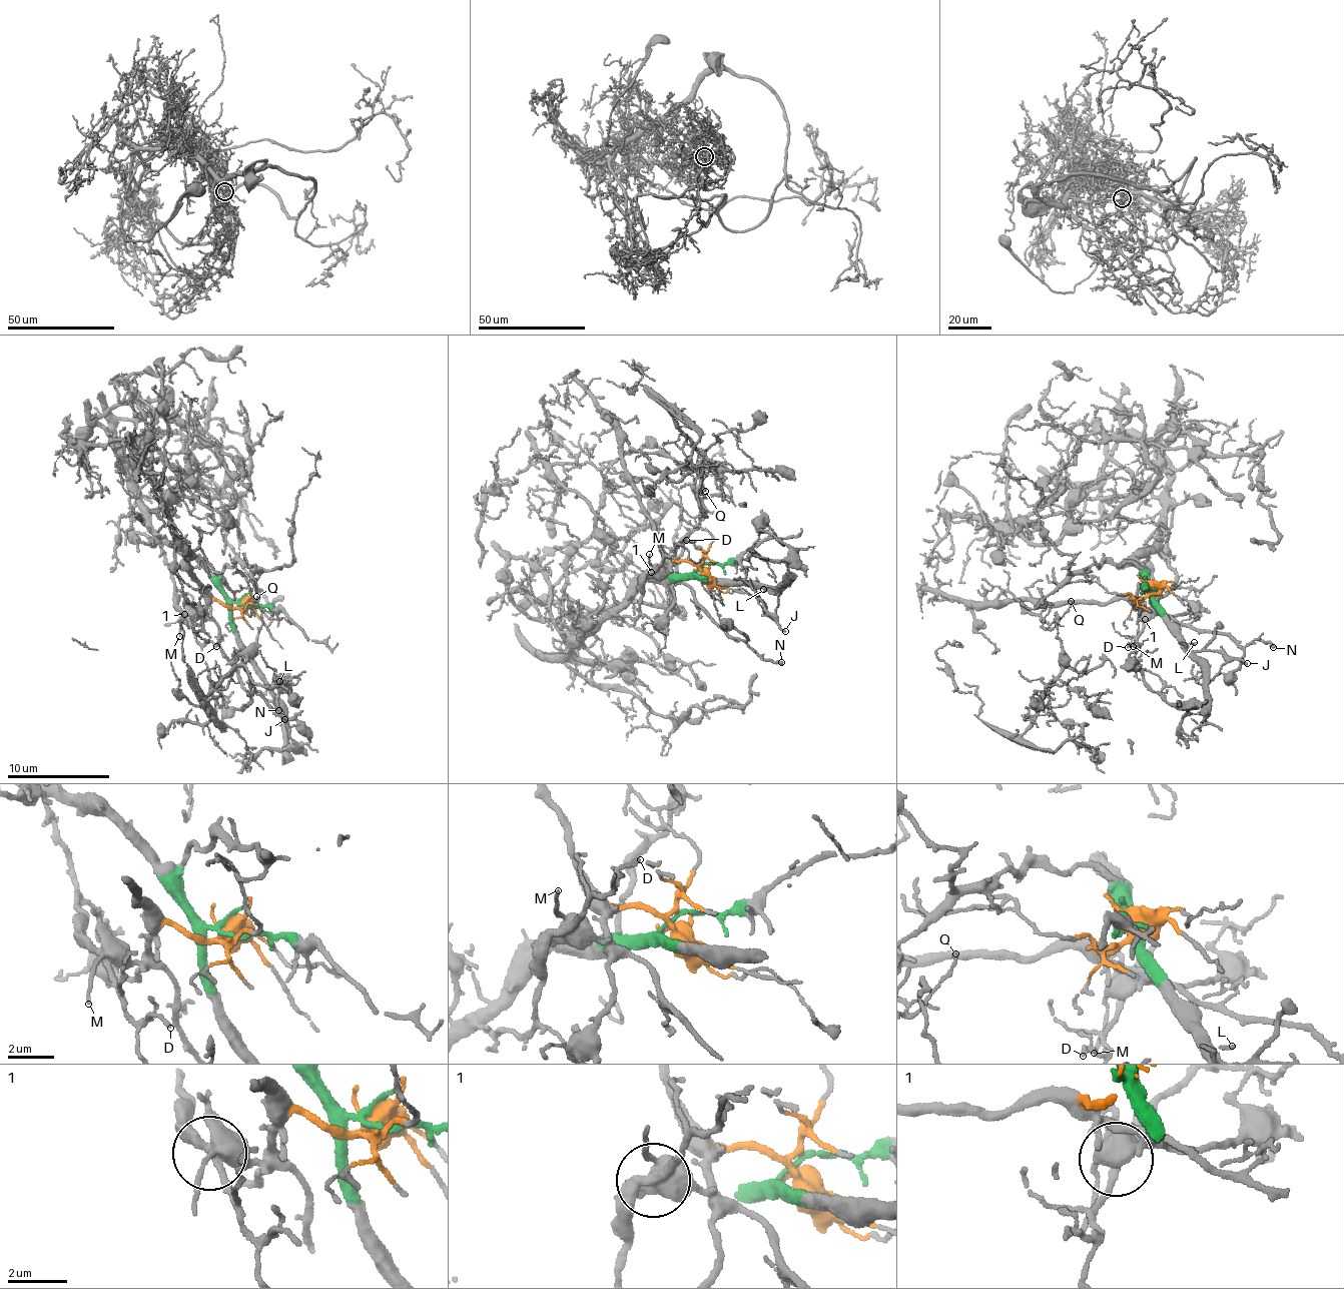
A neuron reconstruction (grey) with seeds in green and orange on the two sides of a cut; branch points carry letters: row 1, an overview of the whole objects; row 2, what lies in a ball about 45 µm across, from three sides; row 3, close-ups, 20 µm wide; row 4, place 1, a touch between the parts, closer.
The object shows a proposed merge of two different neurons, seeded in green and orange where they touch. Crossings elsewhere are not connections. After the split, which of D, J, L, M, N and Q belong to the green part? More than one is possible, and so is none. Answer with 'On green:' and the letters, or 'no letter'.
On green: D, J, L

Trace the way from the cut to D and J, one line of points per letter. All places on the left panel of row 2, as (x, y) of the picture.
D: (239, 601), (231, 599), (194, 554), (177, 547), (162, 547), (178, 607), (199, 640), (216, 647)
J: (239, 601), (233, 602), (231, 621), (239, 647), (256, 667), (285, 720)

